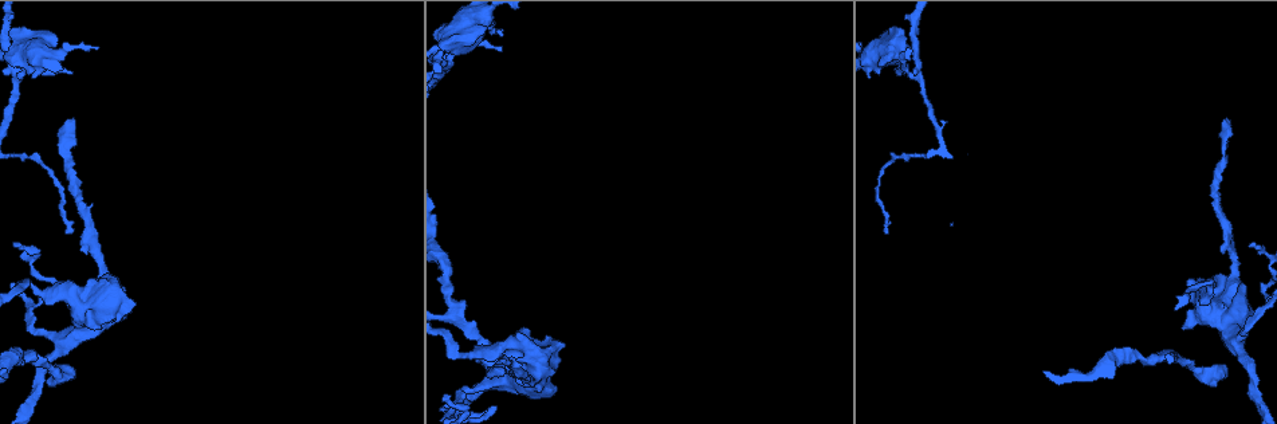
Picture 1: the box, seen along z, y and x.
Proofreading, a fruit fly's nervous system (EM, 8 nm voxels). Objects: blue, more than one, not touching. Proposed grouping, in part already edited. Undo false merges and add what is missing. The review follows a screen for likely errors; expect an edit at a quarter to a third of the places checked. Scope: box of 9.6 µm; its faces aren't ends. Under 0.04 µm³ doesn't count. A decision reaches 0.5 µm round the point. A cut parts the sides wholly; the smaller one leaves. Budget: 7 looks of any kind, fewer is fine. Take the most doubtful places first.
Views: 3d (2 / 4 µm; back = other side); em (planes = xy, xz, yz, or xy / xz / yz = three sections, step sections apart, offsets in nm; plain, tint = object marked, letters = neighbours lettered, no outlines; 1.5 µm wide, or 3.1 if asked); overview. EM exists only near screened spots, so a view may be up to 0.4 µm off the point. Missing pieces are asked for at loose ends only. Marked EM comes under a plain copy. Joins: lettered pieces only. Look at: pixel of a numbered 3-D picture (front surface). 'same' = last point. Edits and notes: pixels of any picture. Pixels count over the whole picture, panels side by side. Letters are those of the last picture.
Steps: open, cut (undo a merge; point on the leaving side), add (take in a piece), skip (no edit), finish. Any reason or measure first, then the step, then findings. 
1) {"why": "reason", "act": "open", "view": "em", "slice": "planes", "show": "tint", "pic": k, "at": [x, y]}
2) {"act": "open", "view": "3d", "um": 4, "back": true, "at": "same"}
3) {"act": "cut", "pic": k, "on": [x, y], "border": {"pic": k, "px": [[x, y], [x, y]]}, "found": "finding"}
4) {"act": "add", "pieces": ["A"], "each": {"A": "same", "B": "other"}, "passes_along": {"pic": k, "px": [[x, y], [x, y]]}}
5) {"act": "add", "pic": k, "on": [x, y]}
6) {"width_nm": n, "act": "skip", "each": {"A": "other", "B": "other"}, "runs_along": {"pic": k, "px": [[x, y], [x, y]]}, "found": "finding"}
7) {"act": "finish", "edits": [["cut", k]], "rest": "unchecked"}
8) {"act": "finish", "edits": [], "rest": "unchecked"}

{"why": "looks like a crossing", "act": "open", "view": "em", "slice": "yz", "step": 8, "show": "tint", "pic": 1, "at": [452, 50]}

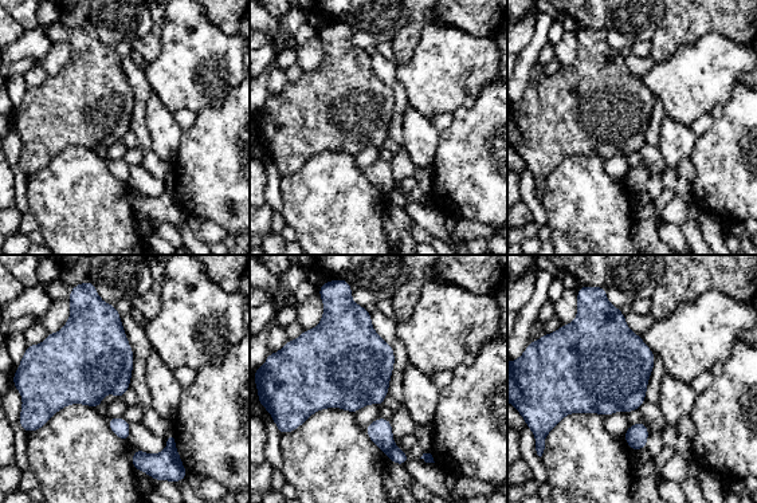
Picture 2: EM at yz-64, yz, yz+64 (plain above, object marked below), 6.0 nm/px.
{"act": "open", "view": "em", "slice": "planes", "show": "letters", "at": "same"}

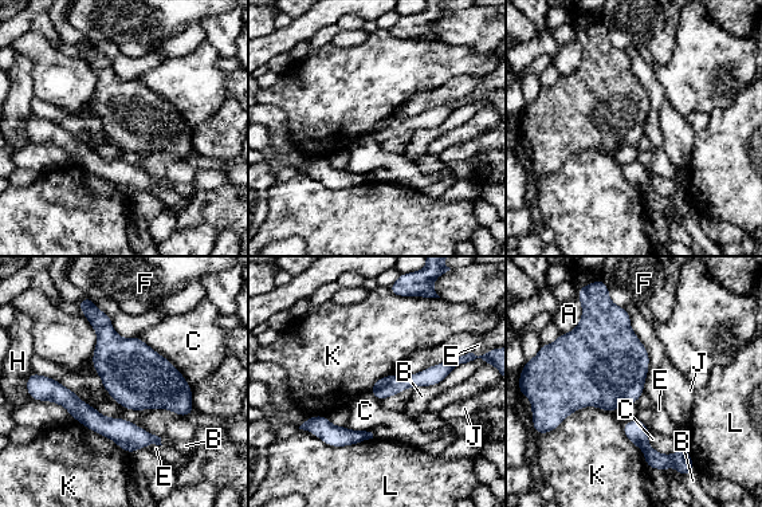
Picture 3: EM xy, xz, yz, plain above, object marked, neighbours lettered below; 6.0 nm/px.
{"longest_contact_nm": ["C", 460], "act": "cut", "pic": 3, "on": [682, 462], "each": {"A": "other", "B": "other", "C": "other", "E": "other", "F": "other", "H": "other", "J": "other", "K": "other", "L": "other"}, "found": "a second cell is stuck on"}

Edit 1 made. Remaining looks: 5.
{"act": "open", "view": "overview"}

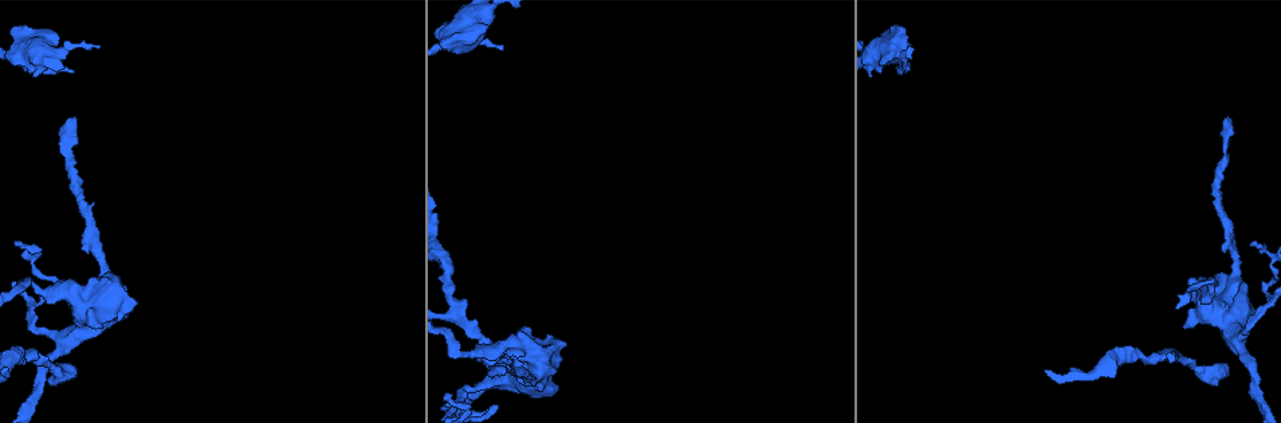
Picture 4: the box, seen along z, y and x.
{"why": "a narrow waist", "act": "open", "view": "em", "slice": "xy", "step": 8, "show": "tint", "pic": 4, "at": [451, 306]}

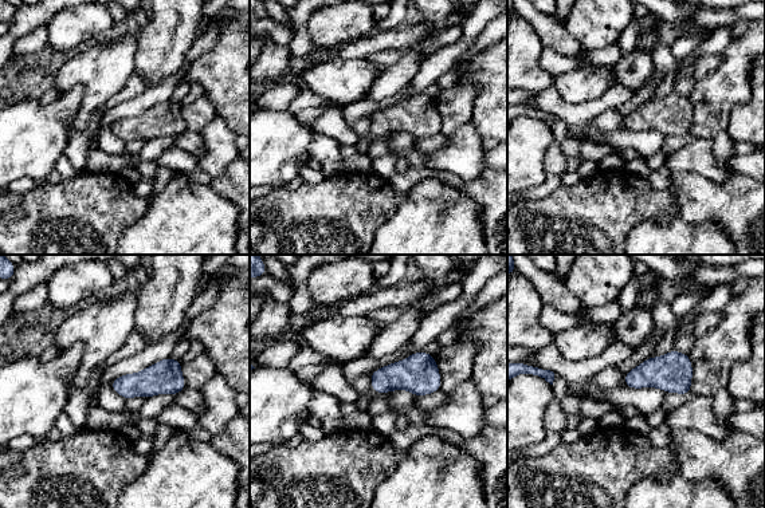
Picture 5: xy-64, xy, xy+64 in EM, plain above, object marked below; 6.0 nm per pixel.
{"why": "cut it another way", "act": "open", "view": "em", "slice": "planes", "show": "letters", "at": "same"}

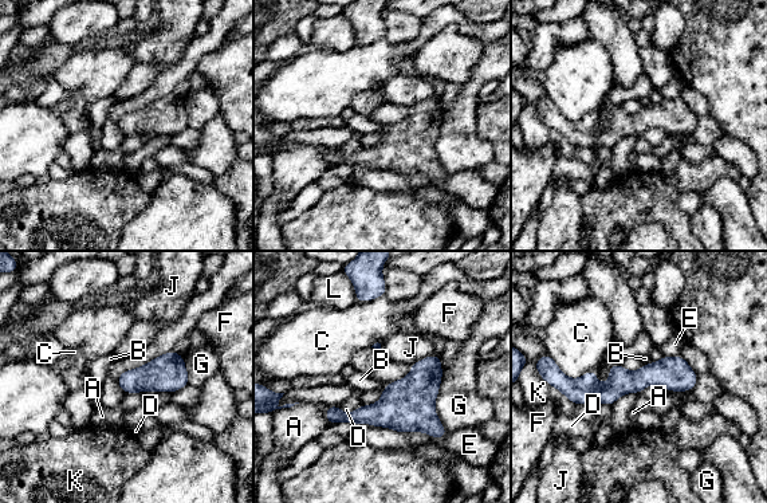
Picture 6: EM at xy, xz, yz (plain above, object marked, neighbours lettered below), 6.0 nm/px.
{"width_nm": 170, "act": "skip", "each": {"A": "other", "B": "other", "C": "other", "D": "other", "E": "other", "F": "other", "G": "other", "J": "other", "K": "other", "L": "other"}, "runs_along": {"pic": 6, "px": [[559, 374], [574, 389], [693, 380]]}, "found": "all the same cell"}

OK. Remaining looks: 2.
{"act": "finish", "edits": [["cut", 3]], "rest": "unchecked"}

